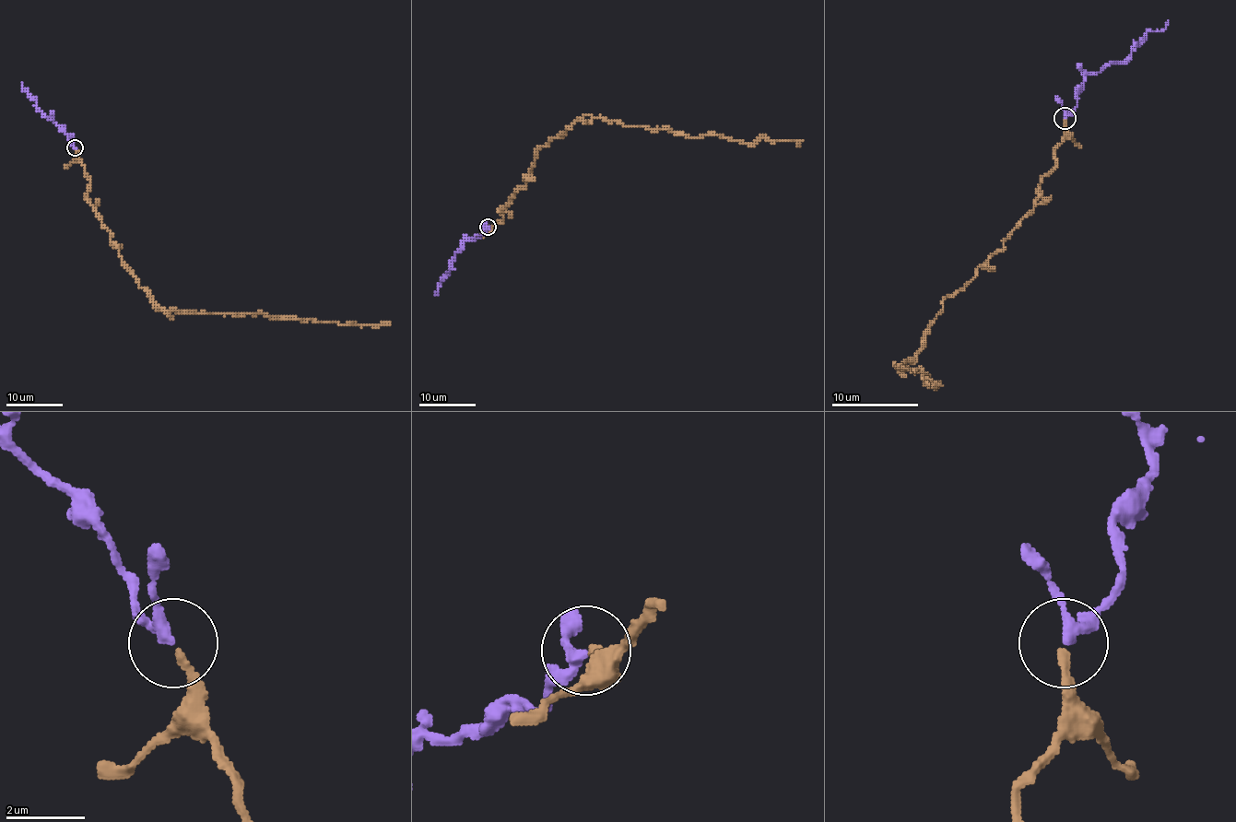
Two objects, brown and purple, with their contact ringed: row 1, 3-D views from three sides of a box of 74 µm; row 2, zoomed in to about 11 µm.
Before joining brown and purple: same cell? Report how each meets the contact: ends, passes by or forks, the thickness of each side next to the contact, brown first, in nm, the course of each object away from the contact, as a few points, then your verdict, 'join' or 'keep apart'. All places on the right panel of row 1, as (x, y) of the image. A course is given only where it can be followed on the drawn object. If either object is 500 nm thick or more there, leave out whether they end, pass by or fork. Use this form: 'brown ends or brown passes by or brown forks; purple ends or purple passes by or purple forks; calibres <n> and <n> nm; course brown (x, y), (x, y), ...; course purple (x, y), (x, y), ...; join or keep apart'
brown ends; purple passes by; calibres 200 and 240 nm; course brown (1064, 120), (1040, 197), (947, 297), (919, 351), (895, 364), (943, 385); course purple (1064, 117), (1077, 104), (1077, 89), (1086, 75), (1123, 61), (1148, 31), (1159, 31), (1168, 20); join

